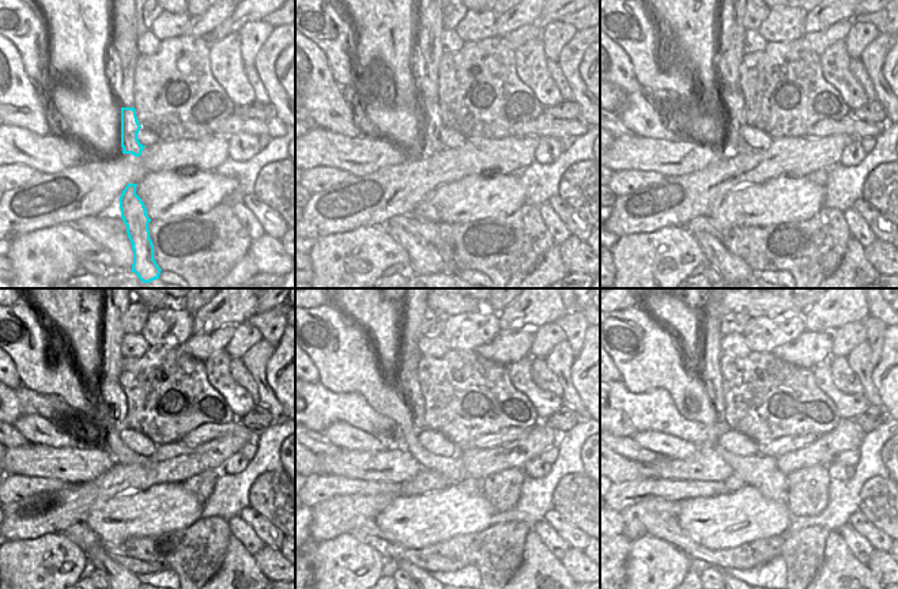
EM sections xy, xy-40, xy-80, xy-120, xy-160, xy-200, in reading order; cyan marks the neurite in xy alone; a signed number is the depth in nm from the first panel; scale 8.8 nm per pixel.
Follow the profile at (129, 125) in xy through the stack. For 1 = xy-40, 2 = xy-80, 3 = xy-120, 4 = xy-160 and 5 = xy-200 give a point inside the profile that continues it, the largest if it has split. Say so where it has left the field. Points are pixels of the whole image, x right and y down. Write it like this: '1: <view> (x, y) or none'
1: xy-40 (433, 125)
2: xy-80 (732, 101)
3: xy-120 (113, 395)
4: xy-160 (410, 388)
5: xy-200 (716, 395)

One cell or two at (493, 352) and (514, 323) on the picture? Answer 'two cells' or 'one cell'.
two cells

